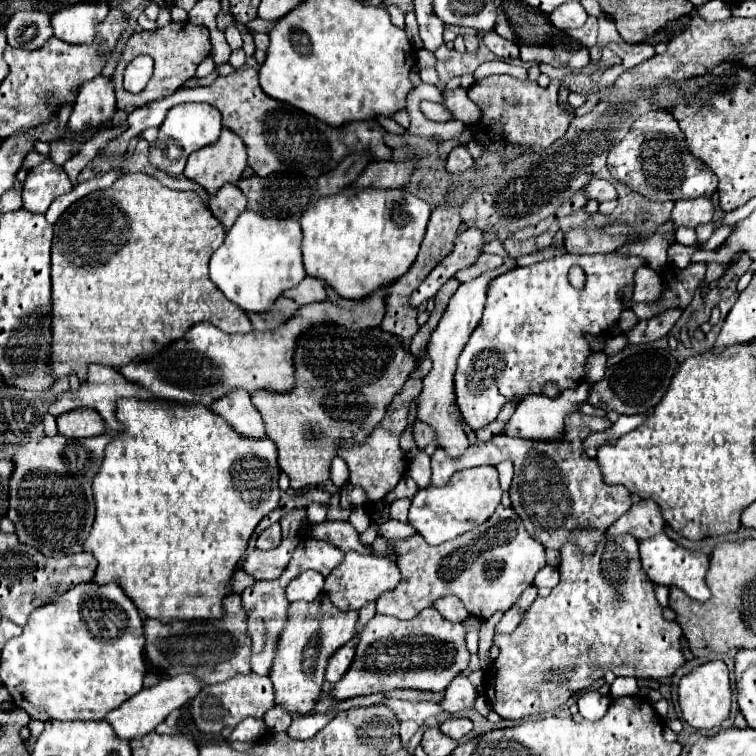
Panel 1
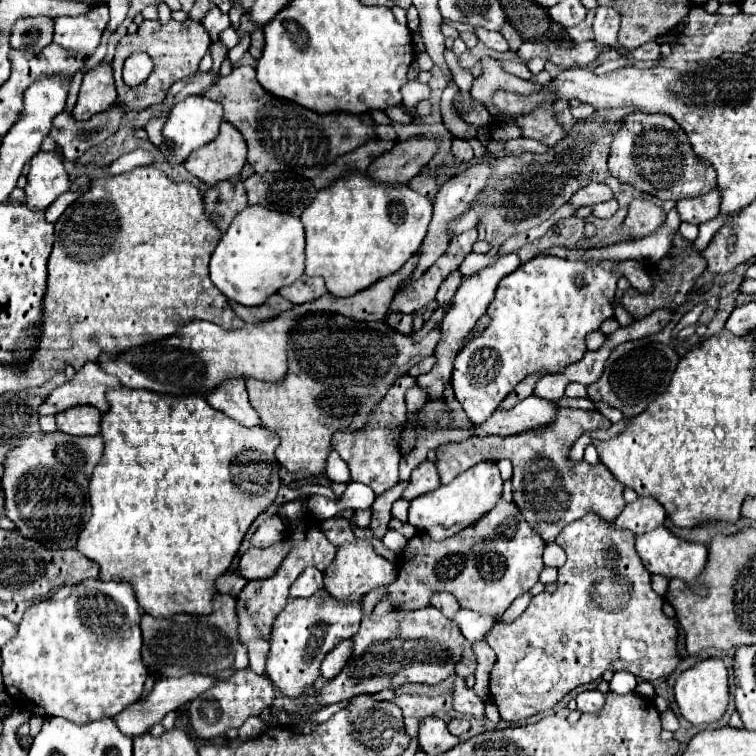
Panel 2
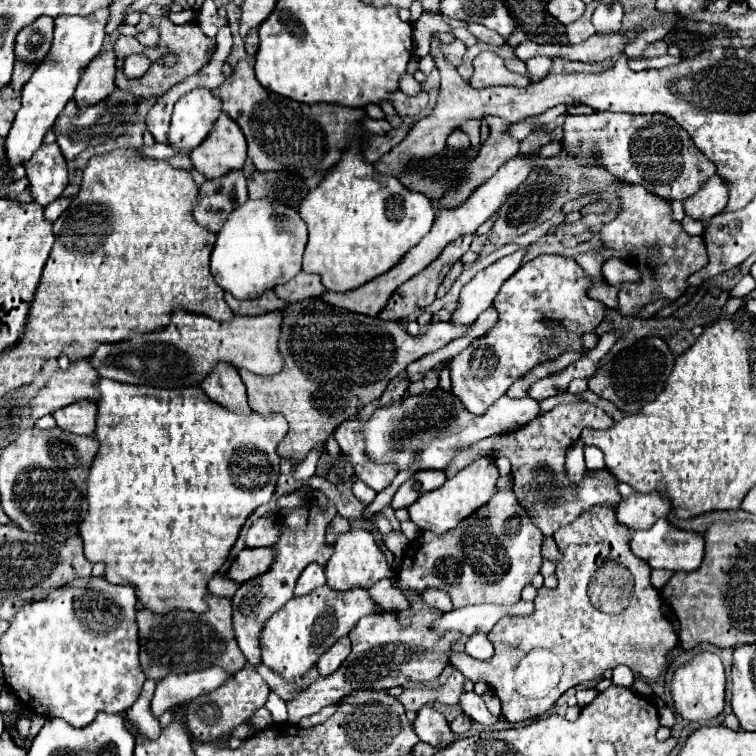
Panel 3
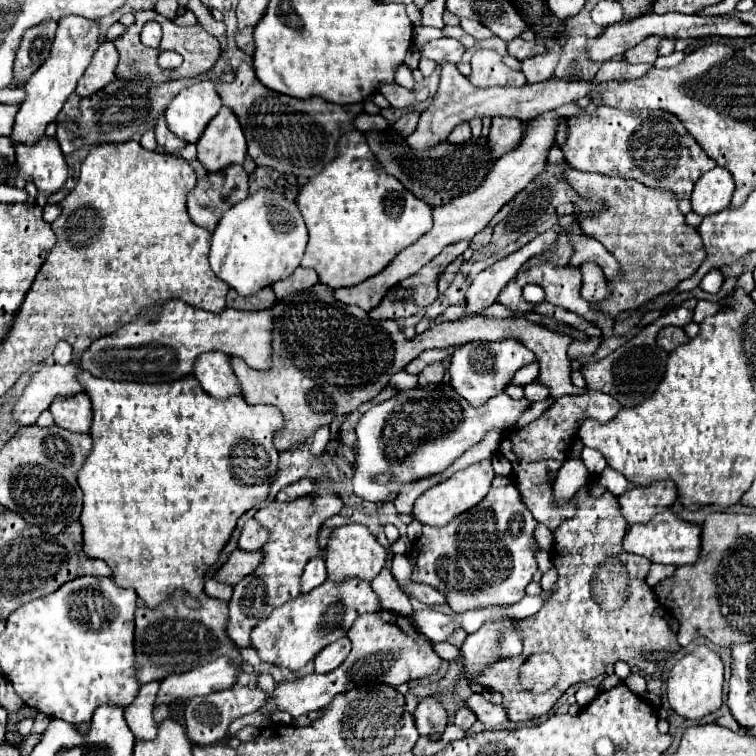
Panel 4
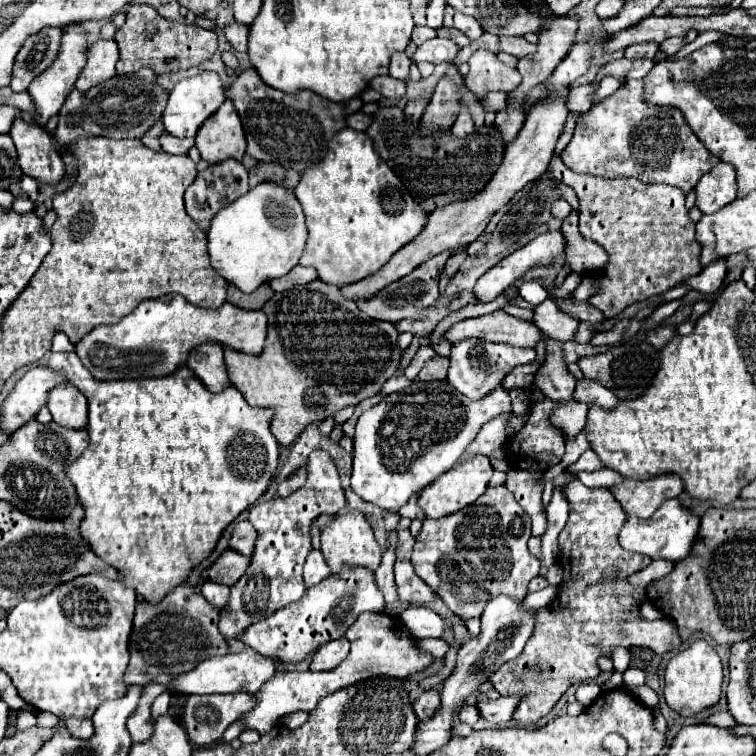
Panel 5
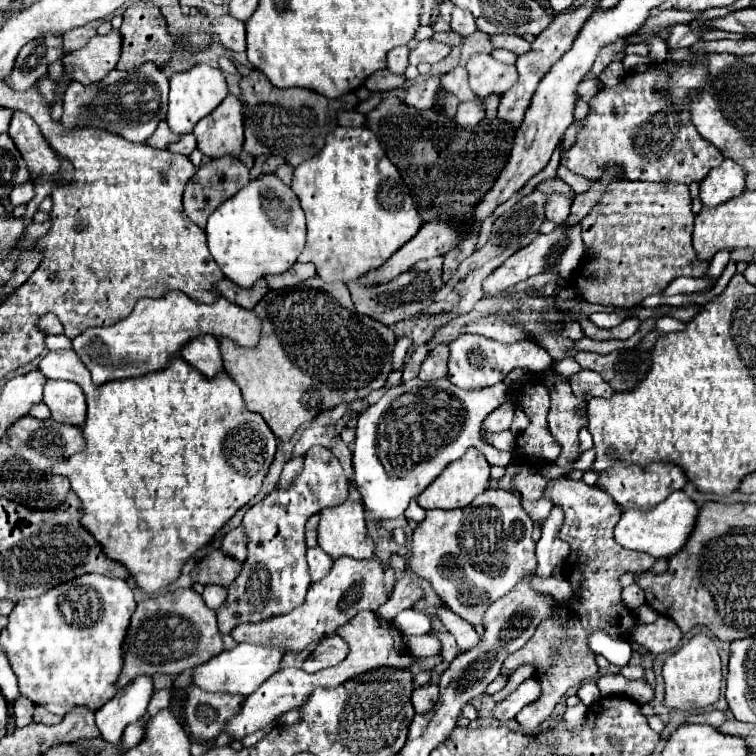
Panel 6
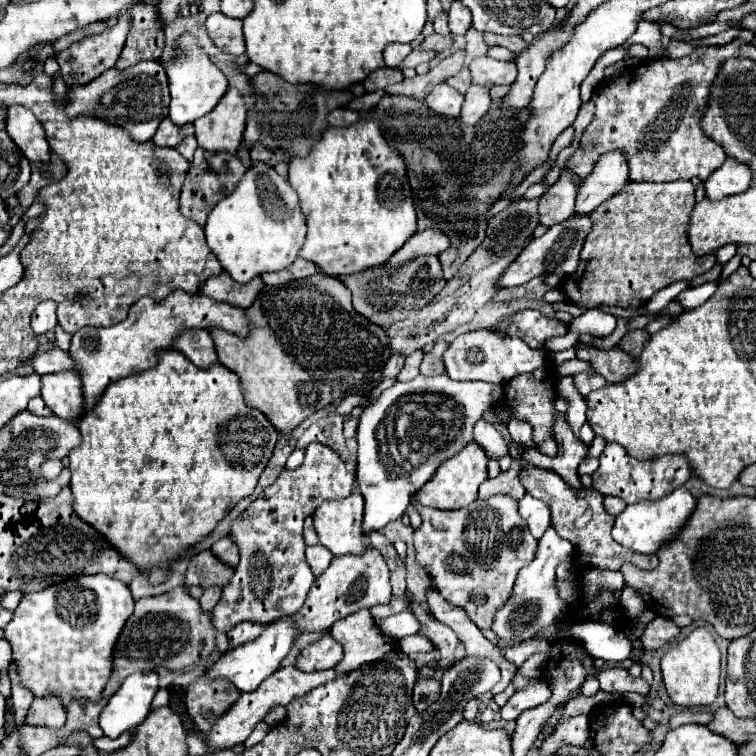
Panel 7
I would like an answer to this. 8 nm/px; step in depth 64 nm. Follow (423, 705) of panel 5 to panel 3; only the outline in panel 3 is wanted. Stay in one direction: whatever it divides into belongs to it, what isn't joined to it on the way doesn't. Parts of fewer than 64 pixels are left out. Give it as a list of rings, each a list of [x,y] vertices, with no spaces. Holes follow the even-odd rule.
[[[424,706],[418,712],[418,718],[414,722],[414,730],[422,742],[426,742],[438,750],[446,748],[448,744],[452,744],[456,740],[446,718],[440,712],[436,712],[432,706]]]

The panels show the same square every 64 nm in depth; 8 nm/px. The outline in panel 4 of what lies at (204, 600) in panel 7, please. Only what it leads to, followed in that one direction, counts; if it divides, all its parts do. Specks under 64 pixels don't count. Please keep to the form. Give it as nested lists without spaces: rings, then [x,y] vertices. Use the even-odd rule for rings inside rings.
[[[206,580],[206,588],[204,588],[204,592],[208,594],[208,596],[212,596],[212,598],[220,598],[220,600],[224,600],[224,602],[228,602],[230,600],[230,596],[232,596],[232,586],[230,584],[226,584],[226,582],[218,582],[218,580]]]

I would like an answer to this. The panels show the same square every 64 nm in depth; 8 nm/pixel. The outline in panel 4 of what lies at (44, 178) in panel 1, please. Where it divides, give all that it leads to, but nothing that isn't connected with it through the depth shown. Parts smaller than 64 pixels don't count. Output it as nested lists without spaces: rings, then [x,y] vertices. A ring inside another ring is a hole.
[[[42,136],[34,146],[20,144],[20,148],[16,148],[16,160],[20,164],[20,178],[30,178],[36,184],[36,204],[43,209],[48,198],[58,192],[68,178],[66,160],[56,138]]]

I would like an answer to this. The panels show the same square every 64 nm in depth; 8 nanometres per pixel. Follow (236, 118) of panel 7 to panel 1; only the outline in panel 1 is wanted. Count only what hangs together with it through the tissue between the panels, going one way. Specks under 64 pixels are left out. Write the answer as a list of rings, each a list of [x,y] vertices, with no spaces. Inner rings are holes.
[[[228,128],[212,148],[202,148],[188,158],[184,176],[200,184],[210,196],[224,184],[236,184],[246,168],[244,142]]]

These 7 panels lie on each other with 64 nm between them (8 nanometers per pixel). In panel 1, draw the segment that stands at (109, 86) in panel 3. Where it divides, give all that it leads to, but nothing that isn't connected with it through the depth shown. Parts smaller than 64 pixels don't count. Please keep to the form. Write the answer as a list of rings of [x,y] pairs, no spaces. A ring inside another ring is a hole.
[[[96,76],[96,80],[84,82],[68,122],[70,130],[74,134],[82,134],[90,128],[96,130],[110,124],[116,110],[114,100],[114,88],[108,78]]]

